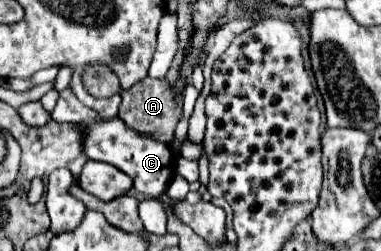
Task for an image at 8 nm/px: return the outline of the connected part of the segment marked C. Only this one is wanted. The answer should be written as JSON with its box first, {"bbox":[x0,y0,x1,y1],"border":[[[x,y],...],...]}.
{"bbox":[84,117,176,197],"border":[[[120,117],[88,125],[86,139],[84,139],[84,151],[90,159],[110,163],[110,165],[118,167],[120,171],[128,173],[134,179],[136,191],[142,195],[160,197],[166,191],[166,187],[174,175],[176,157],[172,153],[172,147],[164,145],[160,141],[152,141],[152,137],[132,133],[132,129],[128,129],[128,125],[124,125],[124,121],[120,121]]]}

